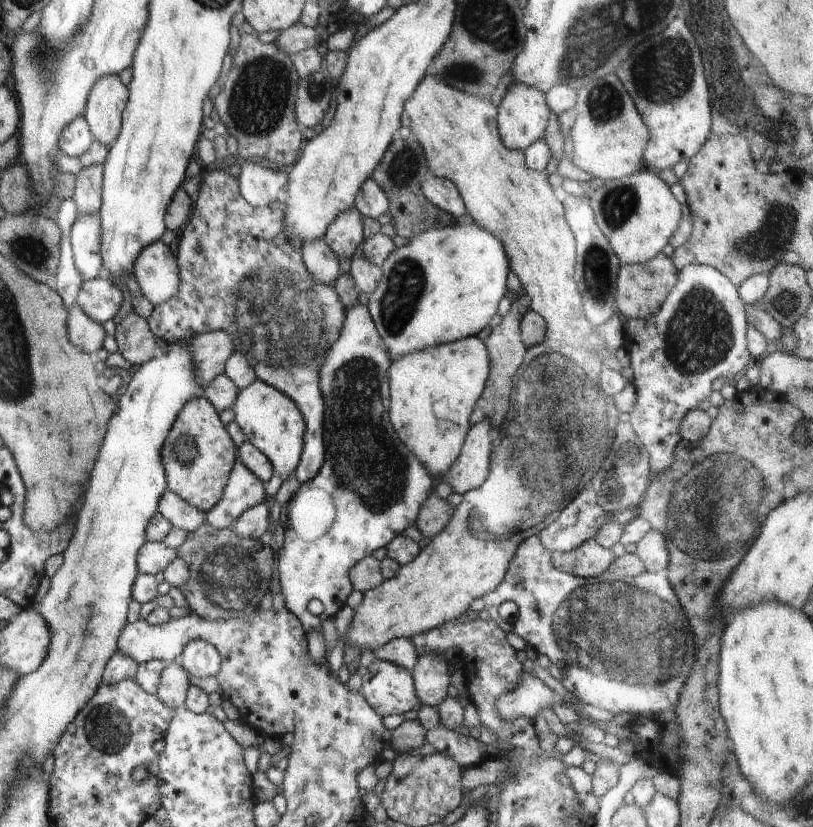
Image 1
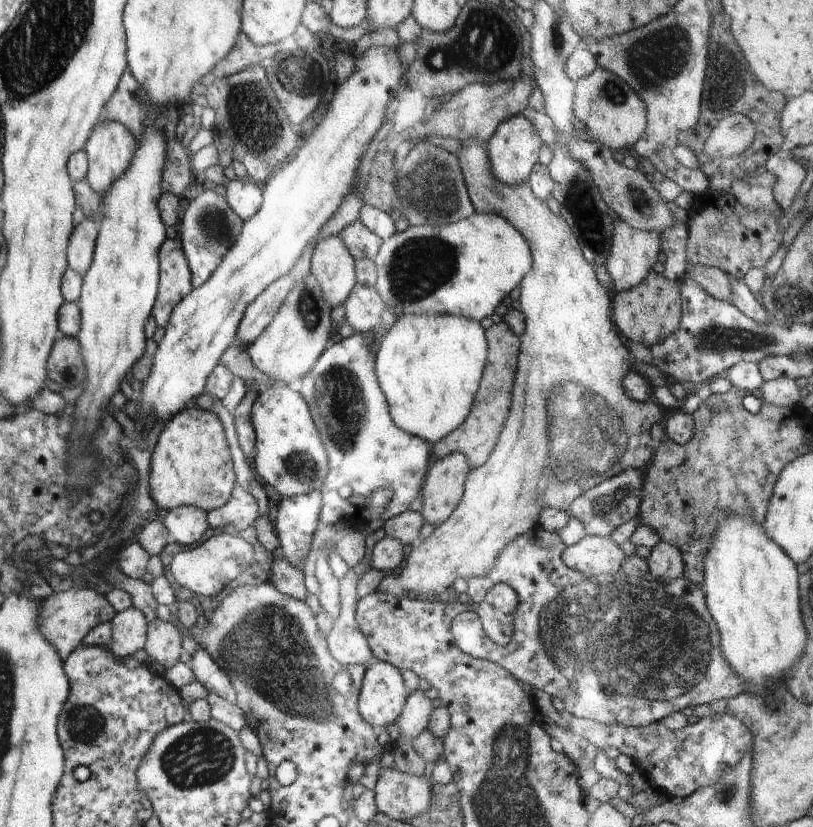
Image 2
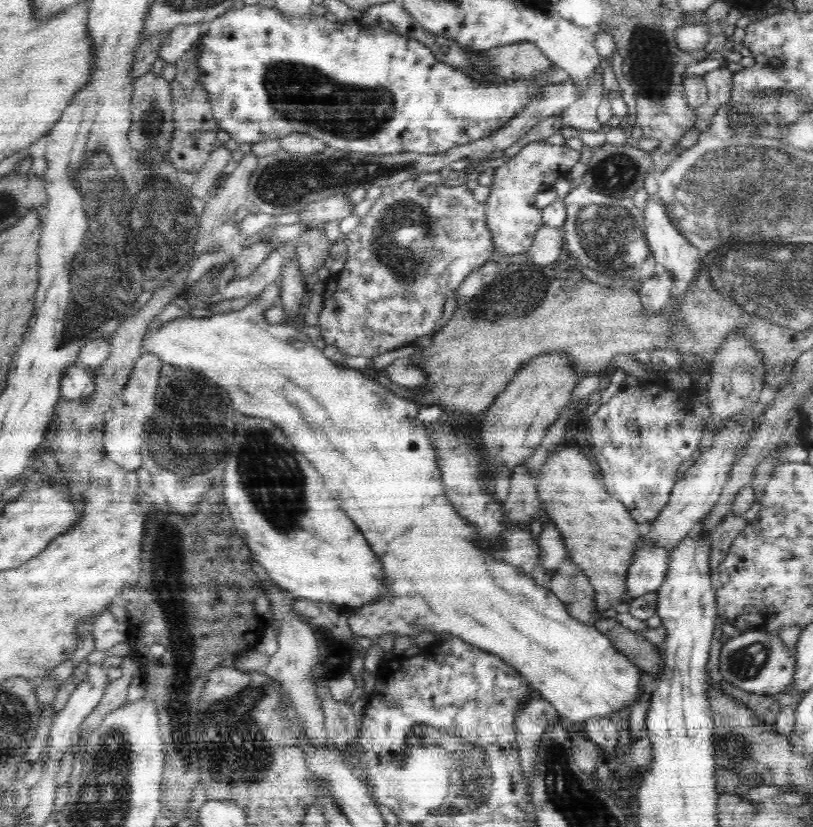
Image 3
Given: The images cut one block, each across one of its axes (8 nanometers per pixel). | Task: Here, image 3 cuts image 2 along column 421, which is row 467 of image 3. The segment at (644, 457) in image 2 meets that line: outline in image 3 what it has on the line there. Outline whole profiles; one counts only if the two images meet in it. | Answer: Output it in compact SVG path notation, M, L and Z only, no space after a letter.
M558 447L537 470L537 474L536 491L540 499L541 514L558 527L568 549L568 559L572 560L589 579L595 593L596 610L603 612L612 609L618 602L626 603L629 600L627 592L629 566L632 565L635 552L639 548L640 536L648 531L649 525L642 525L632 518L624 504L606 491L601 471L591 456L582 455L573 447Z

